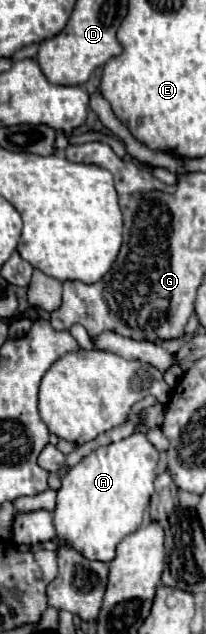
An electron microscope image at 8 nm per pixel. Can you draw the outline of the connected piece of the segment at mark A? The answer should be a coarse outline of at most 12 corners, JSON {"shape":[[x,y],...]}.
{"shape":[[95,449],[57,491],[57,541],[109,563],[145,519],[159,453]]}

